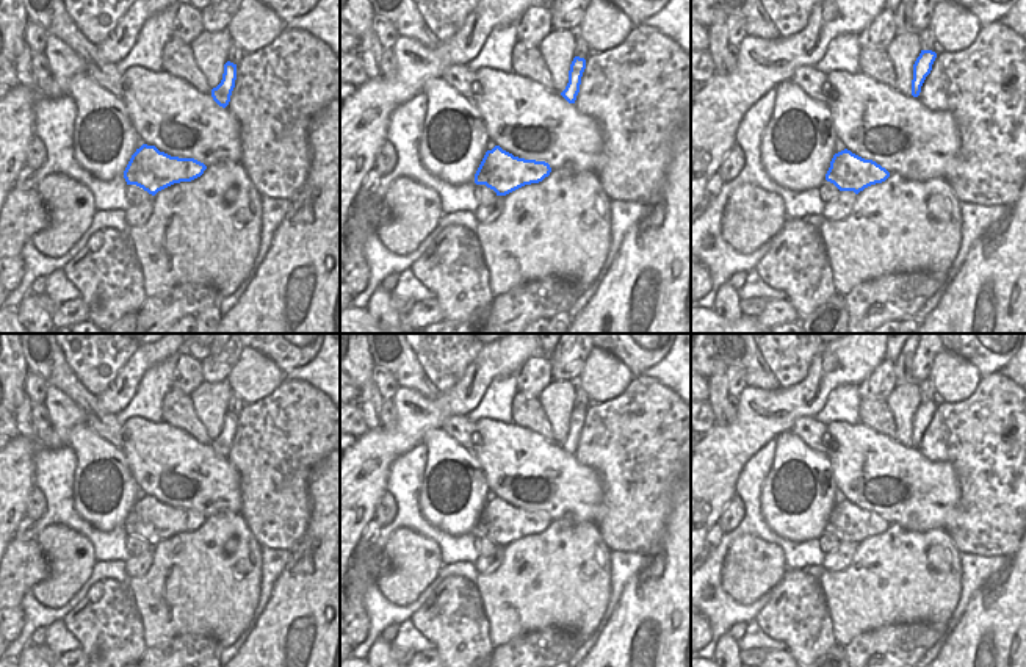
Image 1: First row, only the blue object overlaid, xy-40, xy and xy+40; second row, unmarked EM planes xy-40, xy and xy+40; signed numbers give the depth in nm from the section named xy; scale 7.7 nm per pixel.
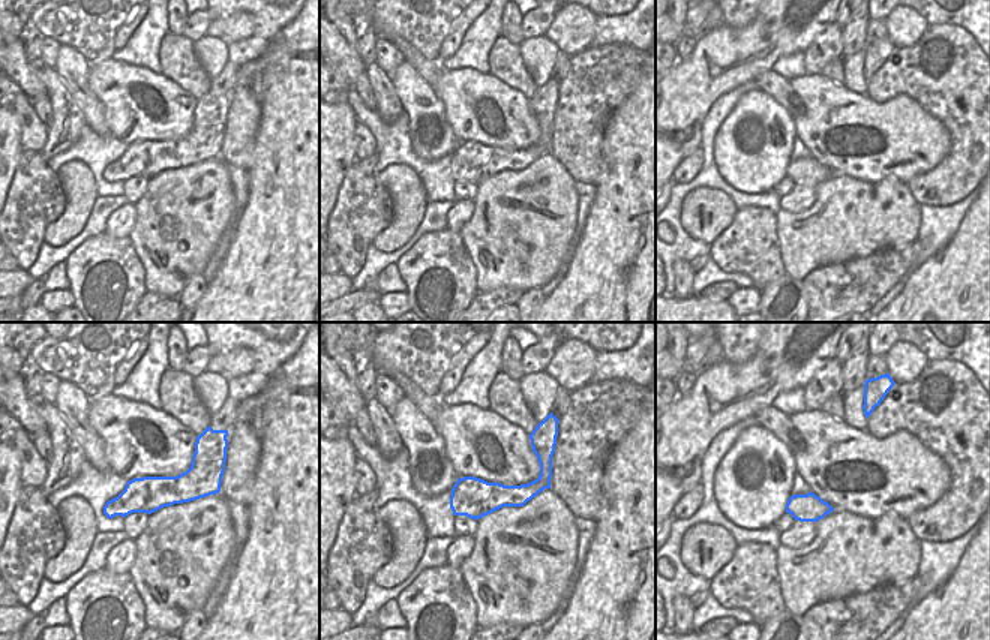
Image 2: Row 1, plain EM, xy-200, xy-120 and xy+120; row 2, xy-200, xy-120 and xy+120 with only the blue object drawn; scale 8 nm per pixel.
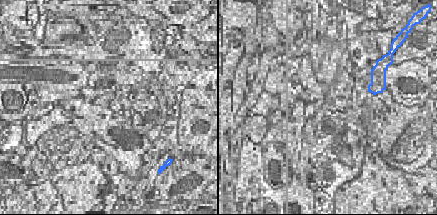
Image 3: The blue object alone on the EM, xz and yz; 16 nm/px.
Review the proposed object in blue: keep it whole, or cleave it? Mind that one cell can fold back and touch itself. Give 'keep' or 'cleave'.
keep

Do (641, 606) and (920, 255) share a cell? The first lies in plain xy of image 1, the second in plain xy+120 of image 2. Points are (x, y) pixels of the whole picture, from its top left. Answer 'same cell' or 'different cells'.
different cells

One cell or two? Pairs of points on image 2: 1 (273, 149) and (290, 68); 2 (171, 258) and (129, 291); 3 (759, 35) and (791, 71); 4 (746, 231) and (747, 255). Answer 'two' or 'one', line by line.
1: one
2: two
3: two
4: one

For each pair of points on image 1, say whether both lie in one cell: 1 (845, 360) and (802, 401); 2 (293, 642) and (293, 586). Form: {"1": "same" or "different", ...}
{"1": "same", "2": "same"}

